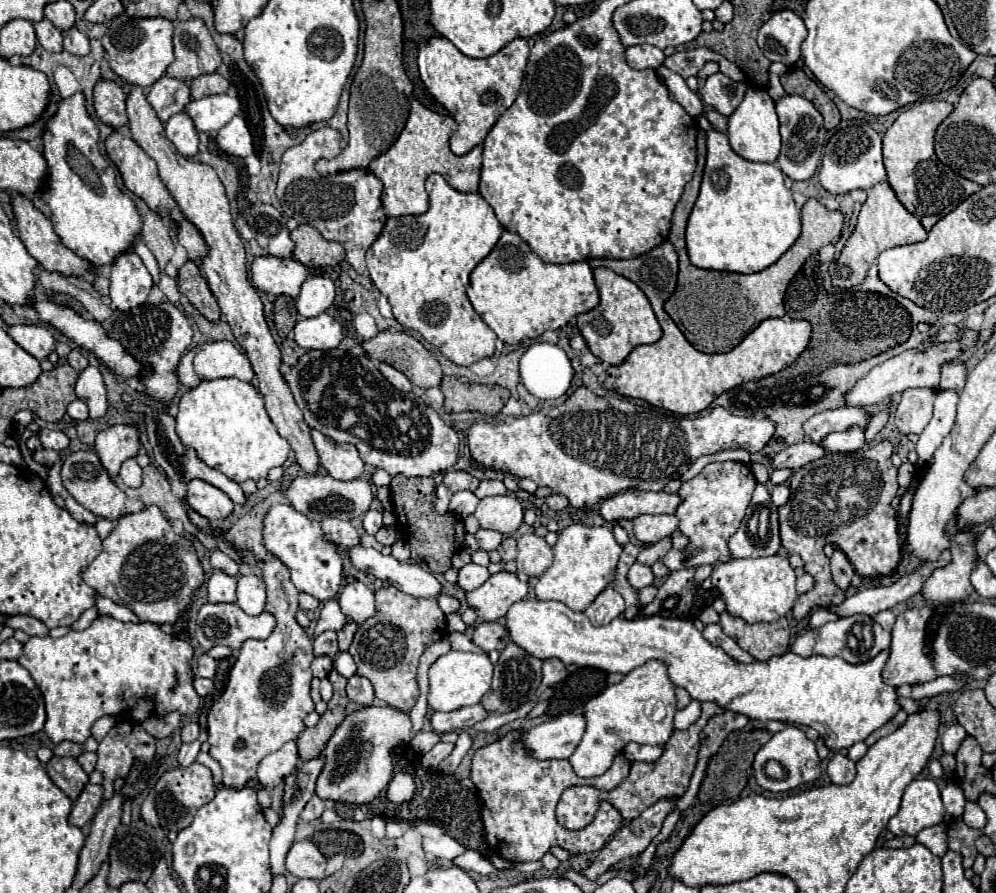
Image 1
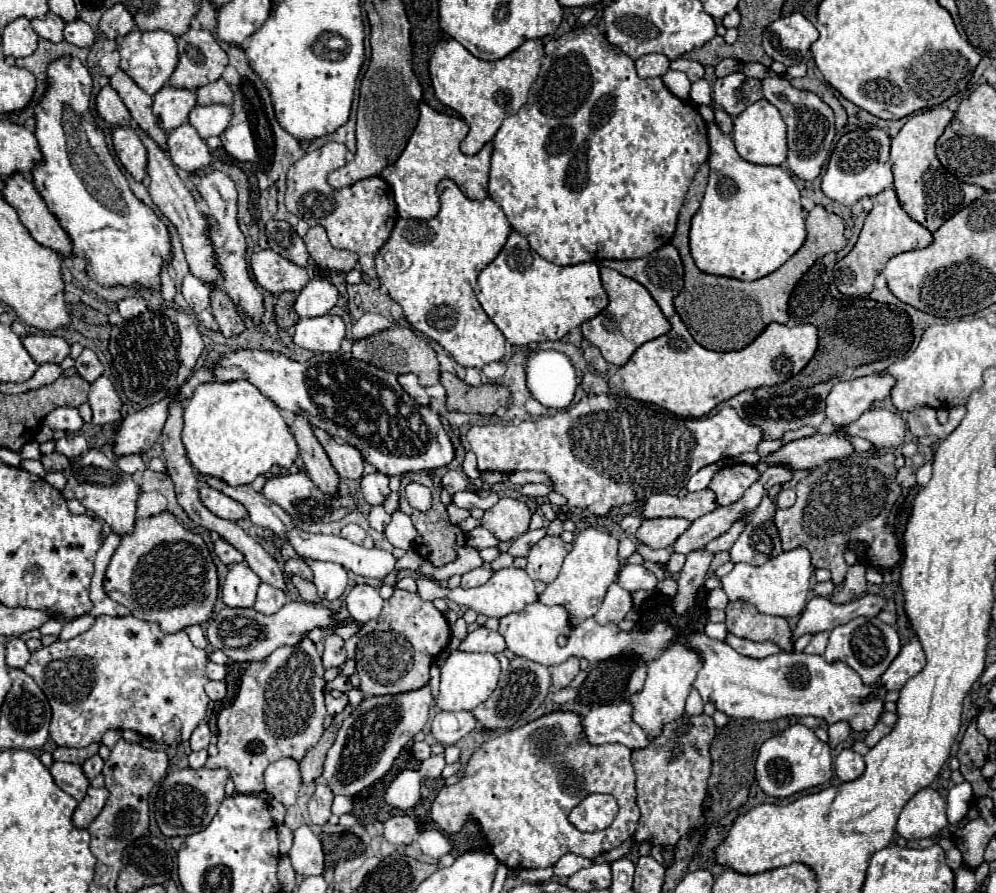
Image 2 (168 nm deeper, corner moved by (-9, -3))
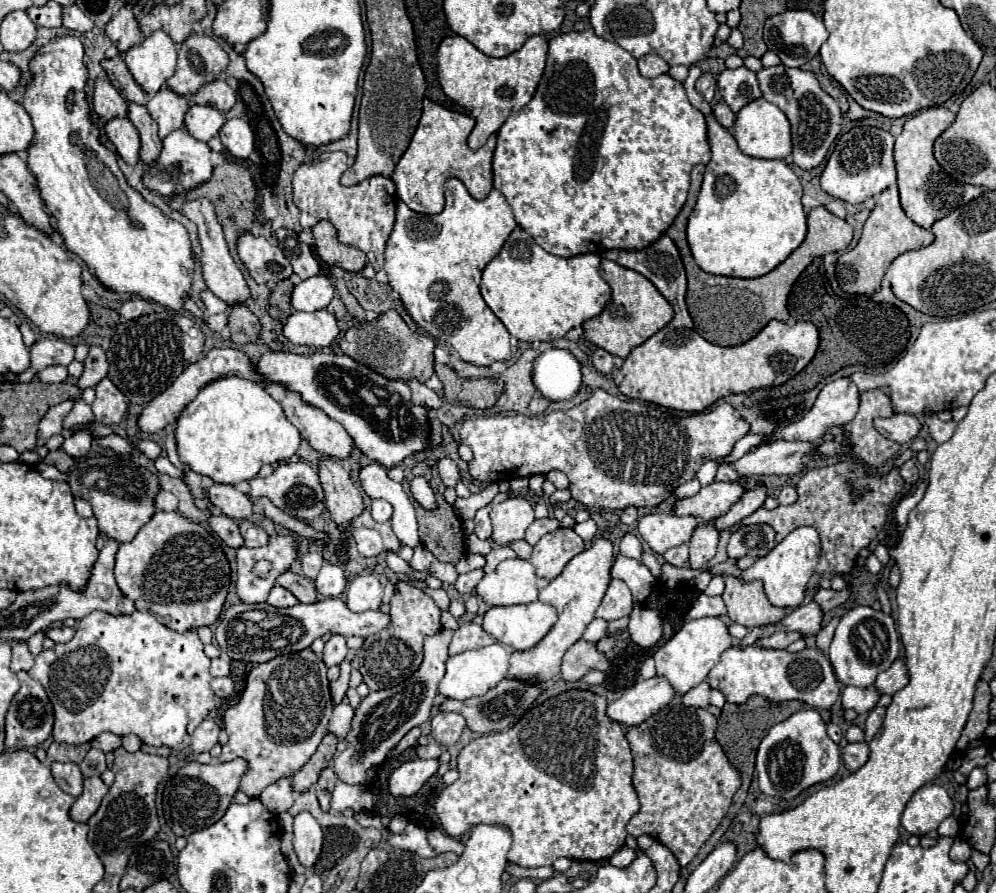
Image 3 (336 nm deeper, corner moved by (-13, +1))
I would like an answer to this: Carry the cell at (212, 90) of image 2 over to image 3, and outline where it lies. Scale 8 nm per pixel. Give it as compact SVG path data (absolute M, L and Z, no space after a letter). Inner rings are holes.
M214 80L210 84L204 84L194 94L194 102L196 104L208 104L208 106L214 106L222 112L228 112L236 102L236 92L224 80Z

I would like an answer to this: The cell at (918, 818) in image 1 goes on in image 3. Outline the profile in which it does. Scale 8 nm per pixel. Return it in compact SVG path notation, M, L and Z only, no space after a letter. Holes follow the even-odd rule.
M938 784L922 786L912 800L908 800L902 814L902 828L914 836L924 836L940 826L954 810L952 798Z

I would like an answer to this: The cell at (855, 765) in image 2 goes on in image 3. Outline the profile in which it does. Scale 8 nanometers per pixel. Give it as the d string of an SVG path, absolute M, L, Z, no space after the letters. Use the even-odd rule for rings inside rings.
M866 742L846 744L842 748L842 762L850 772L862 768L868 762L868 744Z

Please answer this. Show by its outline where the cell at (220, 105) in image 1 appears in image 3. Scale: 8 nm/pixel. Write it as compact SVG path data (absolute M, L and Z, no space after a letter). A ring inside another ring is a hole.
M194 104L184 120L184 126L188 128L188 132L202 142L208 142L210 138L218 136L220 128L224 126L226 118L220 110L216 110L214 106L198 106Z

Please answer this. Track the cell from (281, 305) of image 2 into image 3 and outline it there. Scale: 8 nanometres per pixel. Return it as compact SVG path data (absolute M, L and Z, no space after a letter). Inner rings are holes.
M282 280L276 284L276 288L270 294L270 304L268 304L268 312L272 318L286 322L286 318L294 312L290 304L292 290L294 290L294 284L290 280Z

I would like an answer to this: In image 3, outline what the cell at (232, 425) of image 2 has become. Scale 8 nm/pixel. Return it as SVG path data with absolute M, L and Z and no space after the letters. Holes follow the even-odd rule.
M224 376L206 384L184 408L176 424L176 440L180 460L196 474L210 476L218 484L238 484L252 480L264 464L294 456L300 446L300 432L262 384Z

